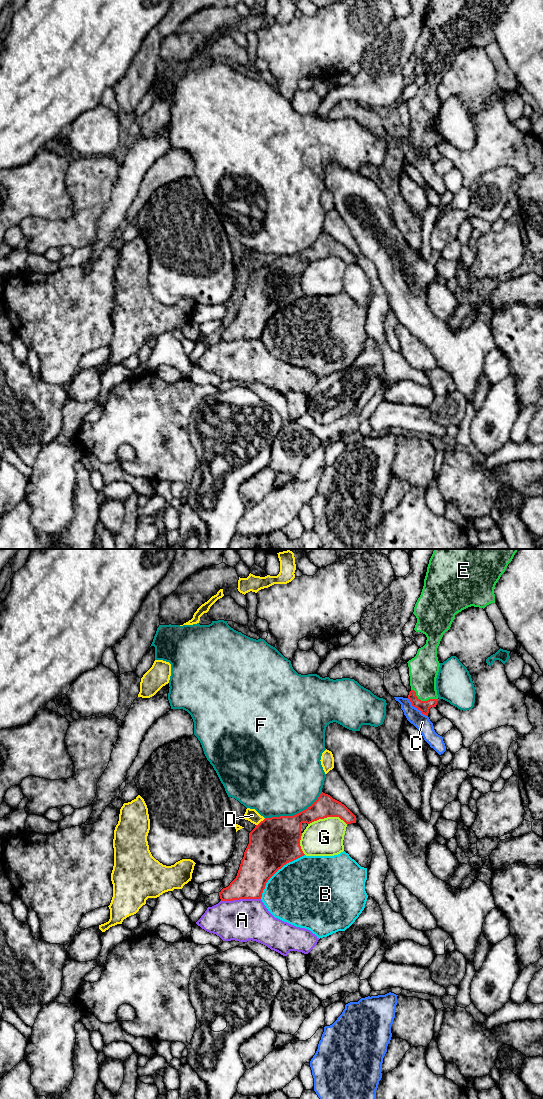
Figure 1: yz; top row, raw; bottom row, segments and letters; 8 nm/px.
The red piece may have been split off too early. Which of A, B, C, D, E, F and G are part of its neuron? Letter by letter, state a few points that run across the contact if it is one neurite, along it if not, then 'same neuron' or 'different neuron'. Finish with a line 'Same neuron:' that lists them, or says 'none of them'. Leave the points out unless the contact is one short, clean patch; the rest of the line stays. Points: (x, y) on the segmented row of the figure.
A: different neuron
B: different neuron
C: different neuron
D: different neuron
E: yz (424, 706), (423, 701), (423, 670) | same neuron
F: different neuron
G: different neuron
Same neuron: E

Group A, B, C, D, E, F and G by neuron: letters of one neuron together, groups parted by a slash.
A / B / C / D / E / F / G

